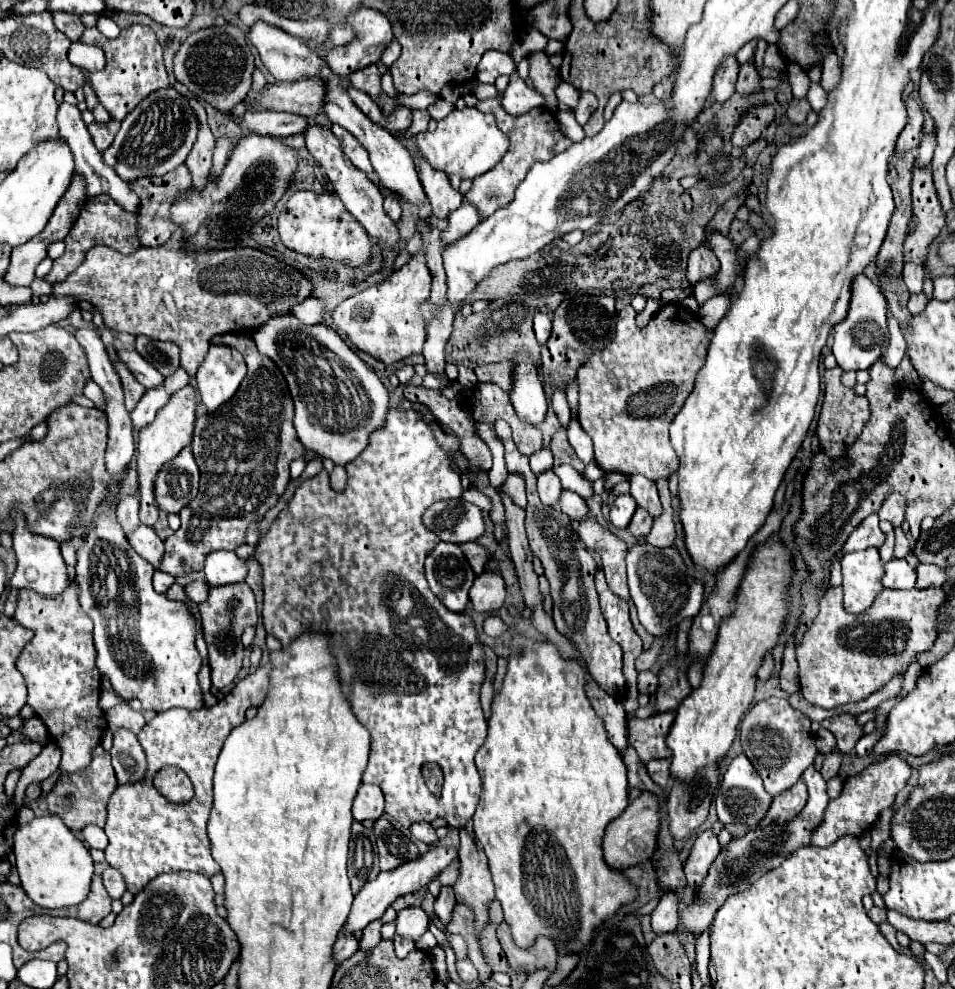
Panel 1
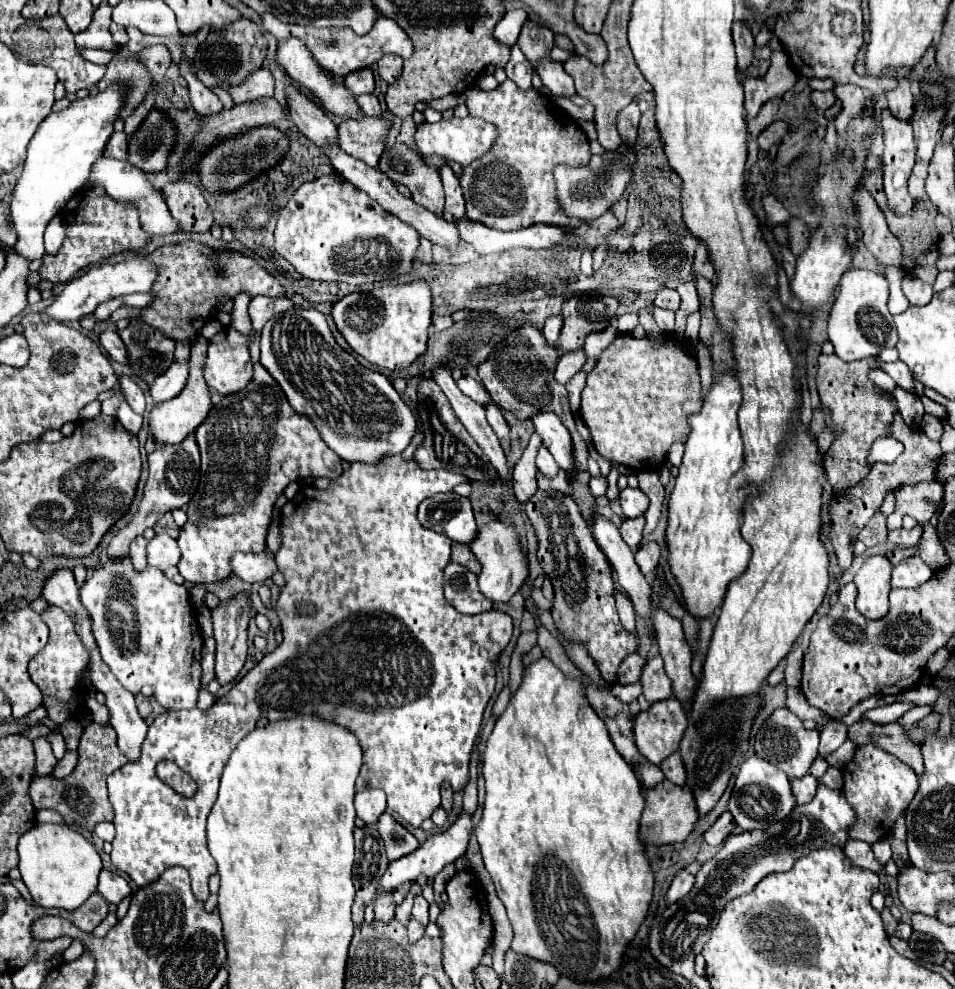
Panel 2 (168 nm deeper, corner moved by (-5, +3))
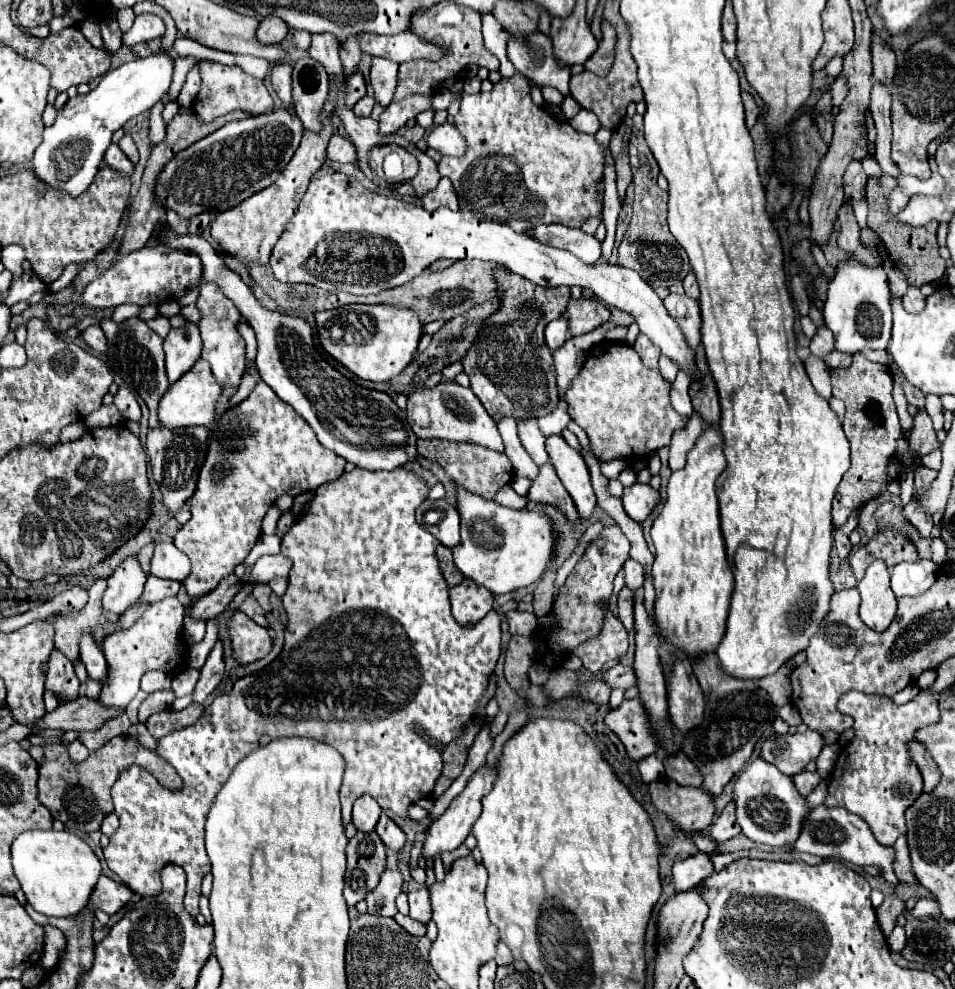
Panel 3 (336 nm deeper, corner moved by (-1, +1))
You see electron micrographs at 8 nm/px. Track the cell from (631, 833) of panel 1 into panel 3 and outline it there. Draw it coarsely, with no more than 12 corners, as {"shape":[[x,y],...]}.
{"shape":[[649,783],[653,805],[683,831],[715,815],[705,789]]}

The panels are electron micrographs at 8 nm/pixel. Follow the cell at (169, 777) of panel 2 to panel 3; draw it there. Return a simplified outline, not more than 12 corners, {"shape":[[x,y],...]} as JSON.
{"shape":[[133,737],[75,763],[45,745],[37,763],[45,807],[65,829],[99,831],[111,787],[139,765],[167,789],[181,777]]}

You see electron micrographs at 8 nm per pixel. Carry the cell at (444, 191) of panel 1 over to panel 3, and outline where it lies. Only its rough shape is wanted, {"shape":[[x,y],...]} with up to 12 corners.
{"shape":[[447,177],[421,197],[427,211],[449,207],[459,211],[457,195]]}

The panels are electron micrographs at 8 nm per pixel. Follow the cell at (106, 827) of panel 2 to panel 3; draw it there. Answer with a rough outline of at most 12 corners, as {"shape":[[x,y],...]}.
{"shape":[[109,813],[103,819],[101,833],[113,835],[119,827],[119,817]]}

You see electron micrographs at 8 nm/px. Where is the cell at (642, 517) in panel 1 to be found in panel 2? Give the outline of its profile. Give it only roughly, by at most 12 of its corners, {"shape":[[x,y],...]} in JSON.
{"shape":[[645,517],[625,519],[619,527],[623,541],[637,547],[643,539]]}

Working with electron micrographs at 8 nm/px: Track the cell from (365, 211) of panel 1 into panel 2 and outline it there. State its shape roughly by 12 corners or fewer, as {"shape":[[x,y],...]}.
{"shape":[[289,87],[289,115],[319,149],[339,145],[337,125]]}

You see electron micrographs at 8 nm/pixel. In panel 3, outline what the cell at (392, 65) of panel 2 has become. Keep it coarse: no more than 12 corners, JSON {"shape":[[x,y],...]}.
{"shape":[[373,57],[375,101],[389,107],[397,87],[397,63]]}

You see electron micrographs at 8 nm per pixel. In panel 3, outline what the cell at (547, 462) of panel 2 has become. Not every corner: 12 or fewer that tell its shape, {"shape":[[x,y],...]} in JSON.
{"shape":[[517,419],[519,441],[537,465],[549,461],[537,419]]}

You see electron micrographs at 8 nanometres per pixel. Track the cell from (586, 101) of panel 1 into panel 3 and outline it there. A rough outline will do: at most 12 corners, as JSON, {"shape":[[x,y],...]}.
{"shape":[[571,95],[563,99],[561,111],[565,119],[573,117],[581,111]]}

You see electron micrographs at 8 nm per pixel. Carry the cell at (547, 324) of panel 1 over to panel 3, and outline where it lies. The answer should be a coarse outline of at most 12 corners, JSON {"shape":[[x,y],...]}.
{"shape":[[565,317],[545,327],[545,343],[551,351],[567,341],[569,321]]}

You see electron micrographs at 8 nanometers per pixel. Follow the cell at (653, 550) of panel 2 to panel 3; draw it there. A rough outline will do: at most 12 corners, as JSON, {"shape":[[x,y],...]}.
{"shape":[[629,559],[625,585],[633,591],[643,587],[643,567]]}

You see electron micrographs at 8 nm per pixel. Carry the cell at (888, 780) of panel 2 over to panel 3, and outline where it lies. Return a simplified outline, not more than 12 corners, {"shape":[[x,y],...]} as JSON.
{"shape":[[845,693],[855,737],[829,777],[845,807],[893,845],[923,793],[905,743],[939,719],[937,695],[905,705]]}

